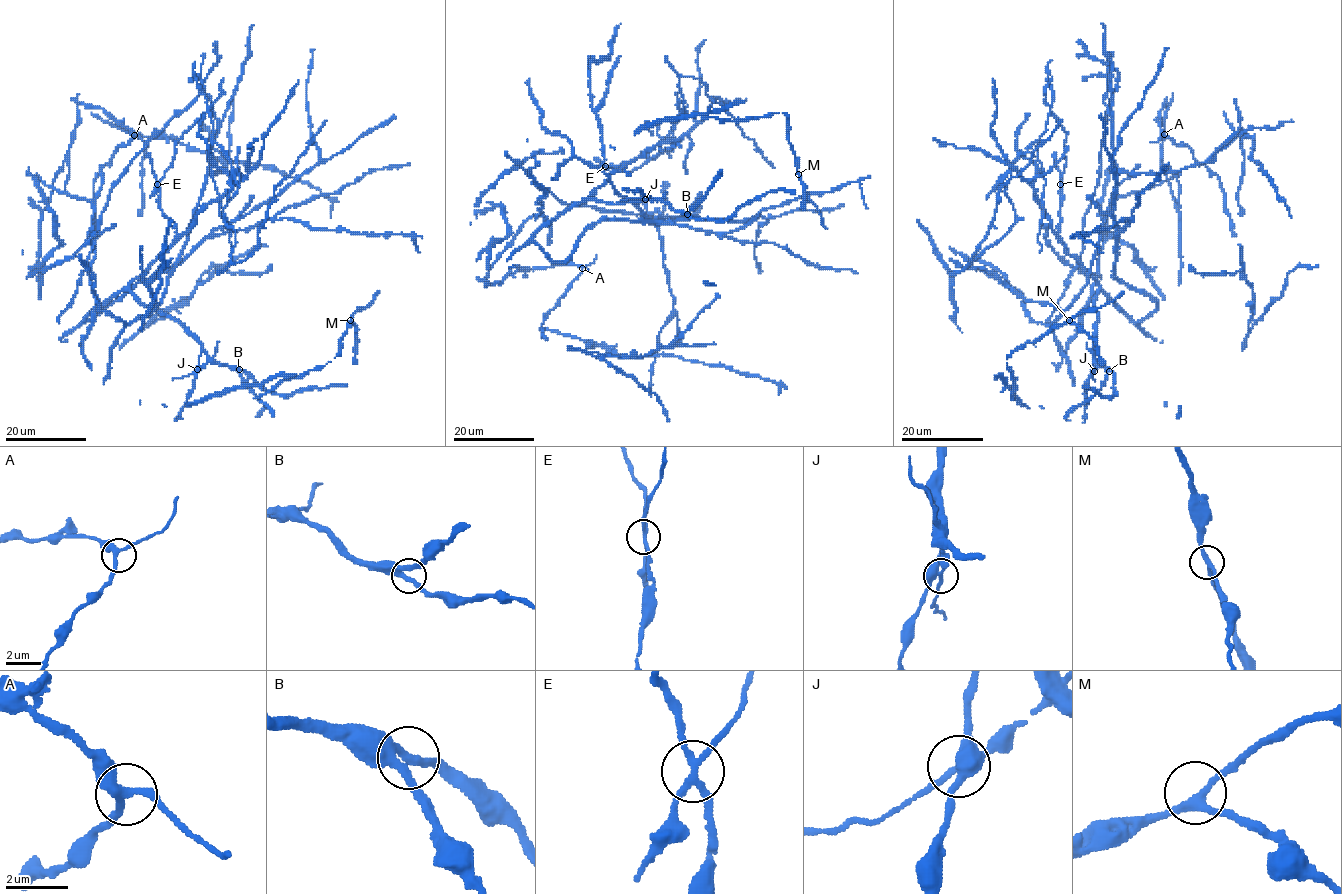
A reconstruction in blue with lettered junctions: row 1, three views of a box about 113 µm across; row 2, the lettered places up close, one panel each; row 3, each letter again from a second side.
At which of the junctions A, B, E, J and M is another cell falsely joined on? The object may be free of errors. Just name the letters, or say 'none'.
E

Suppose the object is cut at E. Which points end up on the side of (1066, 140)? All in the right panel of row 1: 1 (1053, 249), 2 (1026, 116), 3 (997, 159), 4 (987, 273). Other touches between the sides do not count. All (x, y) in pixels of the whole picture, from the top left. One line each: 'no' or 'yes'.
1: no
2: no
3: no
4: no

